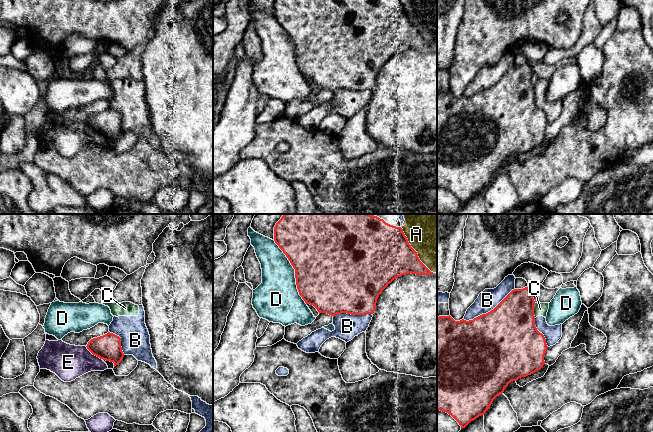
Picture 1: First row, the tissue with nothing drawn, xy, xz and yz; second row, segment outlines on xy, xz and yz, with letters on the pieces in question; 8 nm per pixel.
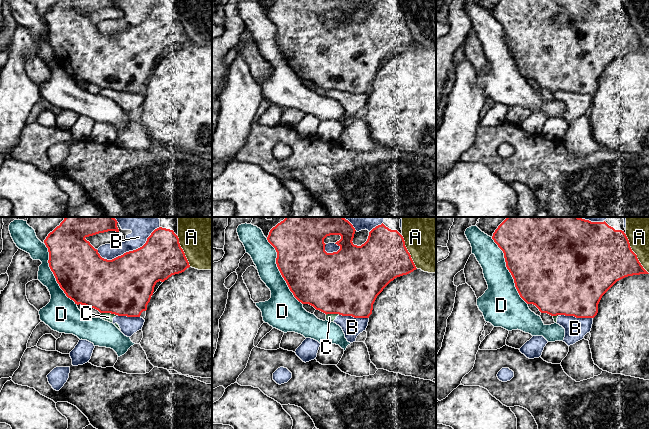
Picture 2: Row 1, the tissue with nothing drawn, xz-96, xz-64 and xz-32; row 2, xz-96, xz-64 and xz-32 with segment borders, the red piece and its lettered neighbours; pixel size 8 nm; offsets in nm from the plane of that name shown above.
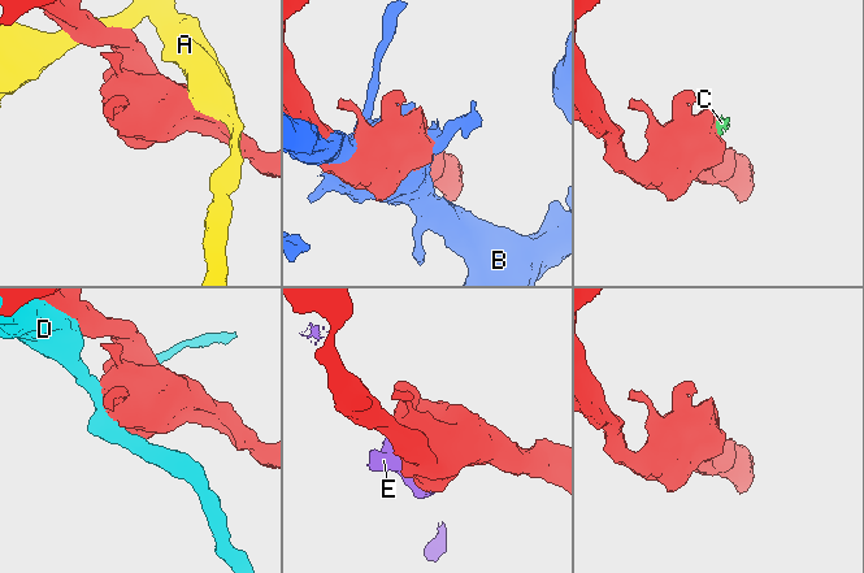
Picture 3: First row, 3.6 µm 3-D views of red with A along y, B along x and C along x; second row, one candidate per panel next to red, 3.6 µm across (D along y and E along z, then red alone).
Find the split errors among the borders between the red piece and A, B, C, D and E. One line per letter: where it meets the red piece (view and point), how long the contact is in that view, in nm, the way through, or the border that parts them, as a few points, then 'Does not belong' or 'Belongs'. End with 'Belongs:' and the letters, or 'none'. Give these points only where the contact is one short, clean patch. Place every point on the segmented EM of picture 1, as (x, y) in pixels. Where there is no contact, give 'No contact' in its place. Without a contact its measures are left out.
A: Touches red at xz (415, 251). Shared border 440 nm. Does not belong
B: Touches red at yz (488, 312). Shared border 480 nm. Does not belong
C: Touches red at yz (533, 310). Shared border 120 nm. Boundary: yz (535, 303), (534, 317). Does not belong
D: Touches red at xz (295, 272). Shared border 600 nm. Does not belong
E: Touches red at xy (93, 354). Shared border 170 nm. Does not belong
Belongs: none

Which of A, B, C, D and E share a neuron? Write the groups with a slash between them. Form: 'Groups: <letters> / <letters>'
Groups: A / B C / D / E

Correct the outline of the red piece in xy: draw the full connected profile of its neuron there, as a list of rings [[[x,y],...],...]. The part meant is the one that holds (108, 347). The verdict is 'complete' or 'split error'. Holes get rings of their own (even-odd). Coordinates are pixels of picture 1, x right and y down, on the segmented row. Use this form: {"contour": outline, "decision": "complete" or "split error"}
{"contour": [[[110,332],[91,339],[86,347],[93,355],[100,359],[113,362],[114,367],[118,365],[124,357],[121,338]]], "decision": "complete"}

